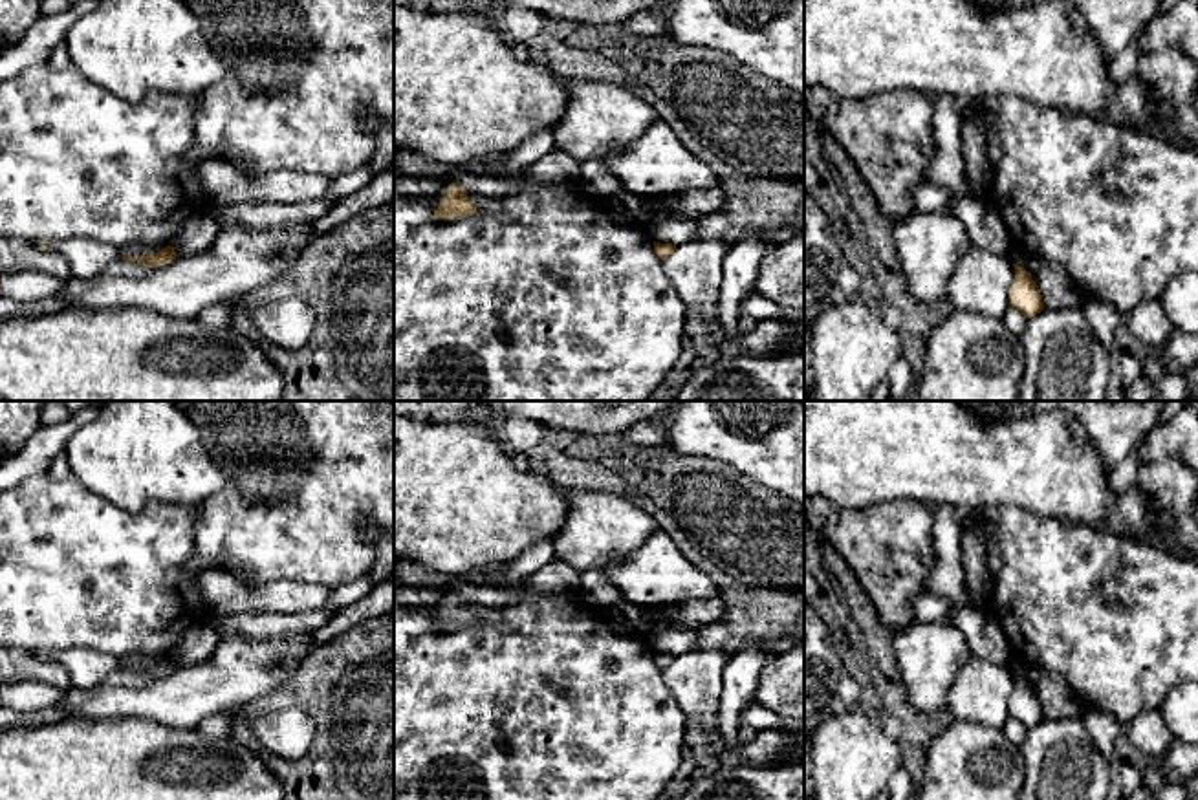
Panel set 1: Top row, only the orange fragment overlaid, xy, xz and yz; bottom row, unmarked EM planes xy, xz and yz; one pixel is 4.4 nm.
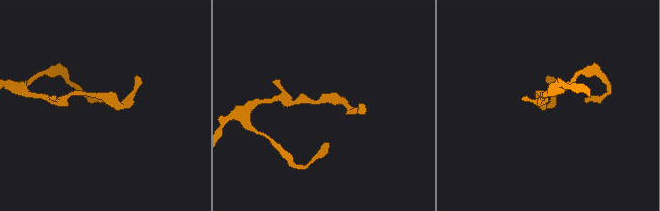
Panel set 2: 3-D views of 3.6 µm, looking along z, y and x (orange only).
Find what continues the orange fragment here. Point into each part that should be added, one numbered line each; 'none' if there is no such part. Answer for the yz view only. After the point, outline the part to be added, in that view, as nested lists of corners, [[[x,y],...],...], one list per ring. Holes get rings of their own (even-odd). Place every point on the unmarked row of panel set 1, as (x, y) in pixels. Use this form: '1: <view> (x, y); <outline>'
none

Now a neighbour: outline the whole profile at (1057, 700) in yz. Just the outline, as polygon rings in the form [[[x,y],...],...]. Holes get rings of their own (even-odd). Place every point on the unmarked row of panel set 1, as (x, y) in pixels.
[[[1011,655],[1009,668],[1031,683],[1040,699],[1044,718],[1061,719],[1083,716],[1084,708],[1061,676],[1035,668],[1015,655]]]

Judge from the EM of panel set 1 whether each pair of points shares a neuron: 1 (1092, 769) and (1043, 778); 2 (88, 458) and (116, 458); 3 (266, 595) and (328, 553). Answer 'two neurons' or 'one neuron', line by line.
1: one neuron
2: one neuron
3: two neurons

